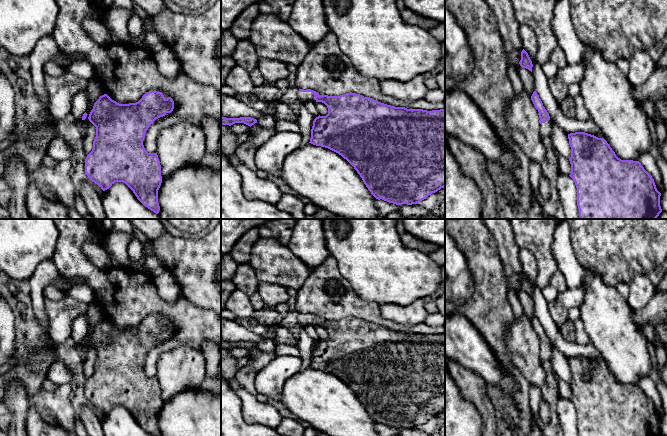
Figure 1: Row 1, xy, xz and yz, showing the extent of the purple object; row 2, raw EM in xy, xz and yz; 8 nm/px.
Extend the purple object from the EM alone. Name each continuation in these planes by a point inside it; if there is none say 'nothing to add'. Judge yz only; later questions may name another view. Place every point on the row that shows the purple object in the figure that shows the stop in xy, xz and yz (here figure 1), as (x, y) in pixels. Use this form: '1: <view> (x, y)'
1: yz (545, 128)

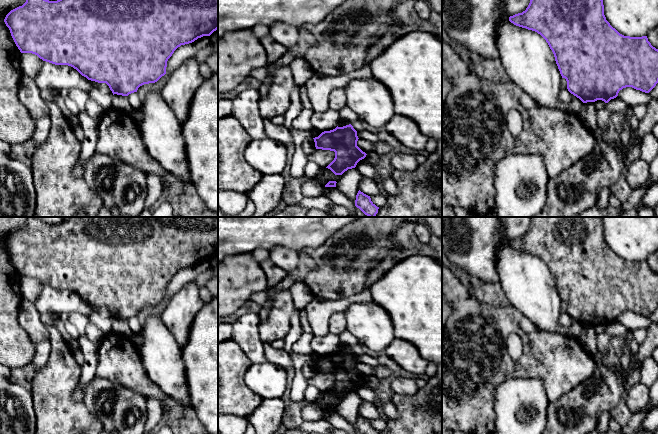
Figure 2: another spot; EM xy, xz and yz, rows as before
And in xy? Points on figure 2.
nothing to add

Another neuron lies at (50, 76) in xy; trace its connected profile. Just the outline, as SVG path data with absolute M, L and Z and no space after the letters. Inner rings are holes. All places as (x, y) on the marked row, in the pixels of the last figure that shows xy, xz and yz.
M46 61L42 62L38 76L35 79L40 90L79 88L88 92L90 86L80 73L68 65L55 65Z

